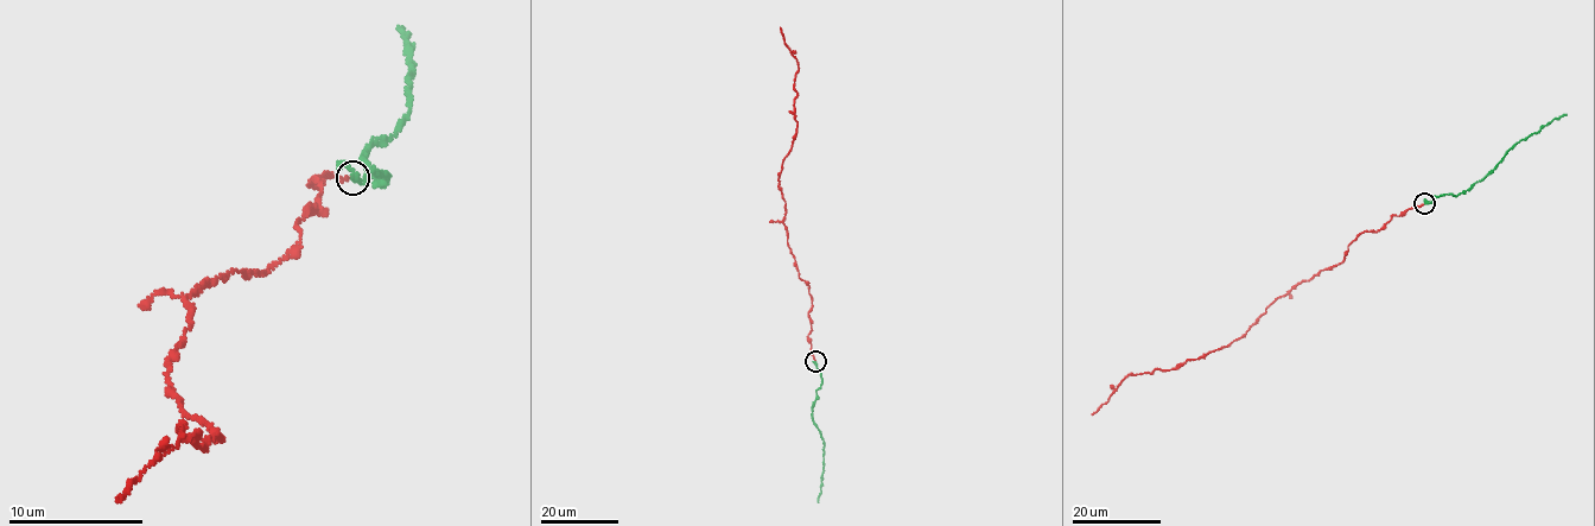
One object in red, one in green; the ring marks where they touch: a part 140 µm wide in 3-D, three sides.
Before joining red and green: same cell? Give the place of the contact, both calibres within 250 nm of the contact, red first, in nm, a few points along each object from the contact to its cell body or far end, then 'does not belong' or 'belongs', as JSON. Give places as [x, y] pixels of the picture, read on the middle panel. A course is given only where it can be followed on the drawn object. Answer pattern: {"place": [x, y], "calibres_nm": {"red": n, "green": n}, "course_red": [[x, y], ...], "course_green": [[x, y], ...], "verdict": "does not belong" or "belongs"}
{"place": [815, 361], "calibres_nm": {"red": 140, "green": 180}, "course_red": [[815, 361], [808, 334], [809, 287], [787, 245], [777, 178], [796, 131], [799, 68], [780, 27]], "course_green": [[815, 361], [823, 380], [812, 412], [825, 452], [819, 502]], "verdict": "belongs"}

